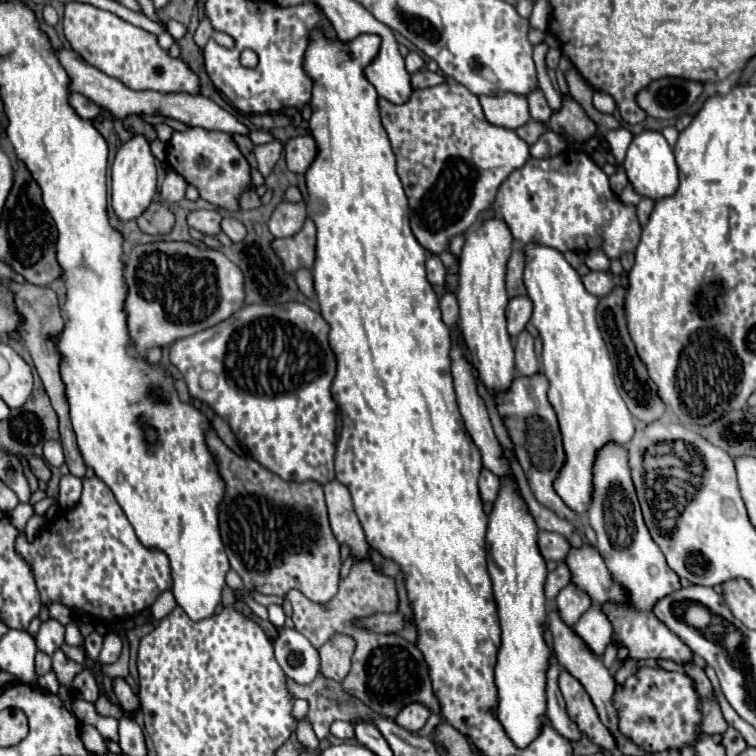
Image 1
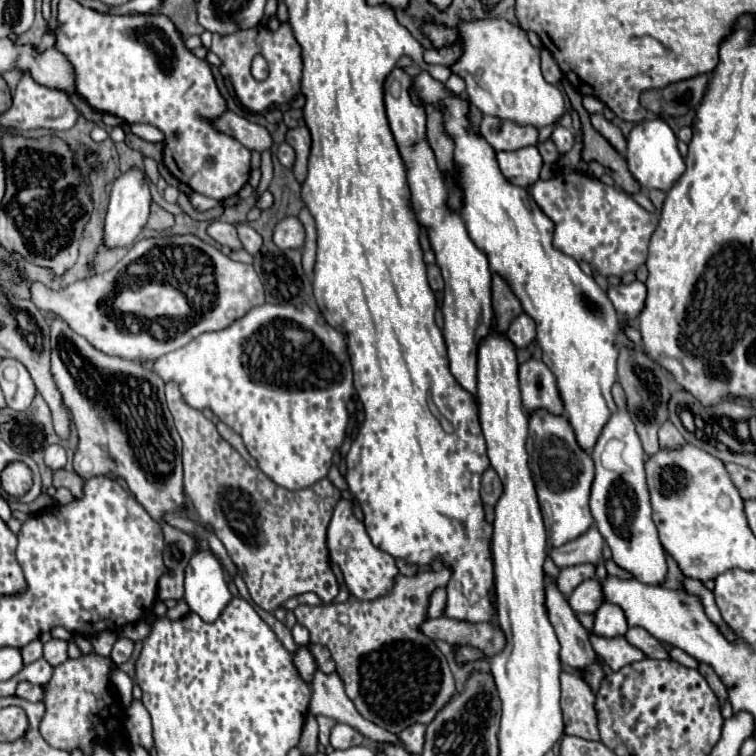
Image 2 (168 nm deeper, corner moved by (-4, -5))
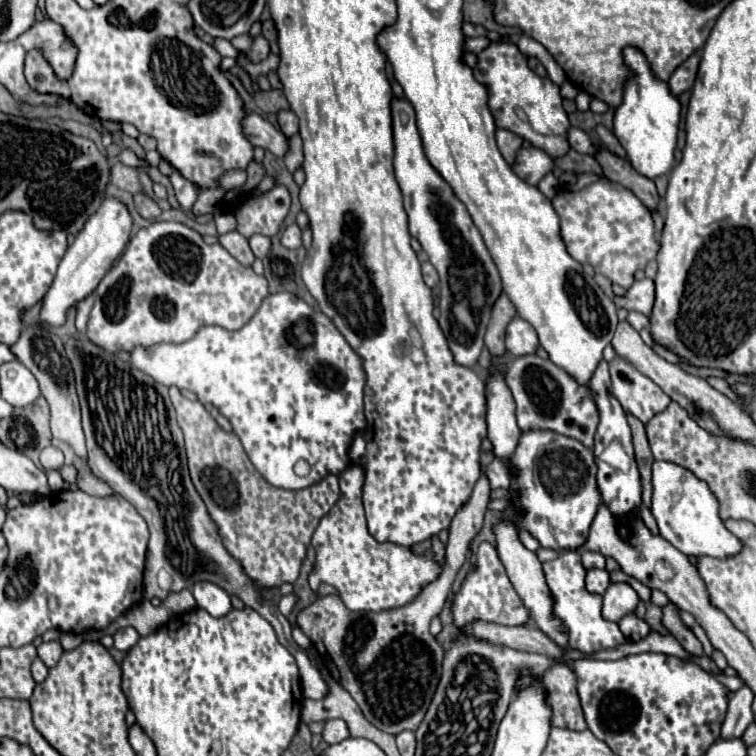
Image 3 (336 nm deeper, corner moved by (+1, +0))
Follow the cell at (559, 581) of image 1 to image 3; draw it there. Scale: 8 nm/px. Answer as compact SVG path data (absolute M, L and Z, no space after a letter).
M582 552L582 566L586 570L604 568L604 556L600 552Z

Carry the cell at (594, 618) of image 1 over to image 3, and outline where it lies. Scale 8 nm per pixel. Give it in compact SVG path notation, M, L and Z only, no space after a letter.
M622 582L610 584L602 600L602 618L610 622L620 622L626 614L632 614L636 610L636 604L640 602L638 594Z

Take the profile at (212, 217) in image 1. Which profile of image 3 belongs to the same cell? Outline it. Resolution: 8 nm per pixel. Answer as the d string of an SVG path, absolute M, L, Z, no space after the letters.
M228 232L228 234L222 234L222 236L218 236L218 240L220 240L220 244L240 262L240 264L244 264L244 266L250 266L252 262L254 262L254 254L252 254L252 250L250 250L250 246L248 246L248 240L240 234L240 232Z

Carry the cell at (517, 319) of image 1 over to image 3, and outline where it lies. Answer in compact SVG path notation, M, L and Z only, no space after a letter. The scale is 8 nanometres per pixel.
M514 316L514 320L506 328L506 350L514 356L534 354L538 348L538 336L530 322Z

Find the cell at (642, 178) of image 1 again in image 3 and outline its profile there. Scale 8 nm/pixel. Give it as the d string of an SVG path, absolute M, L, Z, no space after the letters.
M624 48L624 60L626 66L632 70L632 80L628 78L624 100L616 108L614 116L614 134L620 140L622 148L628 154L628 160L632 168L646 176L646 178L658 178L672 170L674 166L674 150L676 150L676 134L678 134L678 122L680 122L680 104L676 96L670 94L668 84L660 82L646 62L644 54L636 48Z

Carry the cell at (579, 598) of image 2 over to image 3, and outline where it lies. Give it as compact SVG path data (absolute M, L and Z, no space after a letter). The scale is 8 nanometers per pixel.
M590 570L586 574L586 590L590 594L602 596L608 586L610 586L610 578L608 578L608 572L606 570Z

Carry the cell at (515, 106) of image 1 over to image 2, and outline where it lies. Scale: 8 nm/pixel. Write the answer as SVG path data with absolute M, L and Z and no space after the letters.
M483 117L479 131L487 137L495 151L517 151L521 147L537 145L537 129L531 125L515 125L513 121L499 121L499 117Z

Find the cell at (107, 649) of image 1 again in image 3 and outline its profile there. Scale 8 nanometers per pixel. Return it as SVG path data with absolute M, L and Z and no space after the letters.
M122 628L114 634L114 648L126 652L138 642L138 638L140 638L140 634L134 628Z

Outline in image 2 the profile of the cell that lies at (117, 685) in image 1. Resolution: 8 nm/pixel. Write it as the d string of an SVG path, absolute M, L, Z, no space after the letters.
M133 701L131 707L127 707L125 711L127 723L125 725L125 737L129 739L131 745L141 745L143 749L151 749L153 747L153 737L151 737L151 717L147 713L147 709L143 707L141 701Z

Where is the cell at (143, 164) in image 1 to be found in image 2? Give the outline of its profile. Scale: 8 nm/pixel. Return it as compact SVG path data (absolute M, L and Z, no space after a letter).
M137 169L123 173L113 183L113 189L111 189L111 199L109 199L109 207L107 207L107 215L105 215L105 227L103 227L105 247L107 249L131 247L147 223L149 205L151 205L151 193L149 193L149 185L145 183L143 173L139 173Z

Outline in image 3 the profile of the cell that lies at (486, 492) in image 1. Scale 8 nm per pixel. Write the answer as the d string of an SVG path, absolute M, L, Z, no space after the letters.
M494 458L488 466L486 466L486 476L490 480L492 488L508 488L510 486L510 476L508 476L508 468L502 460Z

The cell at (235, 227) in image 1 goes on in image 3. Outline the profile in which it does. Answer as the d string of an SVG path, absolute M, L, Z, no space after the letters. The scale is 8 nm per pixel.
M262 234L250 236L248 238L248 244L250 244L254 256L258 256L258 258L264 258L268 254L268 250L270 250L270 238L268 236L262 236Z

